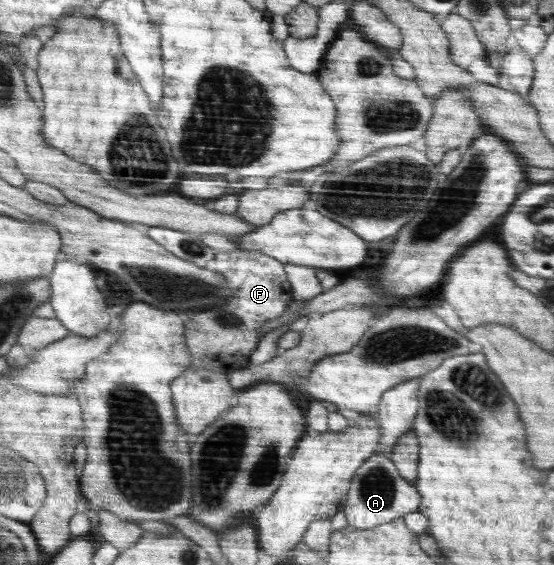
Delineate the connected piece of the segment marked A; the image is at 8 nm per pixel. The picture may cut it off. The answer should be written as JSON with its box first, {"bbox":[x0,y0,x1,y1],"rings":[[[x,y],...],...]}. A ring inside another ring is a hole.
{"bbox":[344,454,421,529],"rings":[[[373,454],[360,465],[351,491],[344,505],[344,512],[348,525],[355,529],[373,529],[377,525],[388,524],[390,521],[403,519],[405,515],[417,511],[420,507],[421,495],[417,491],[416,483],[401,477],[396,464],[386,454]]]}

